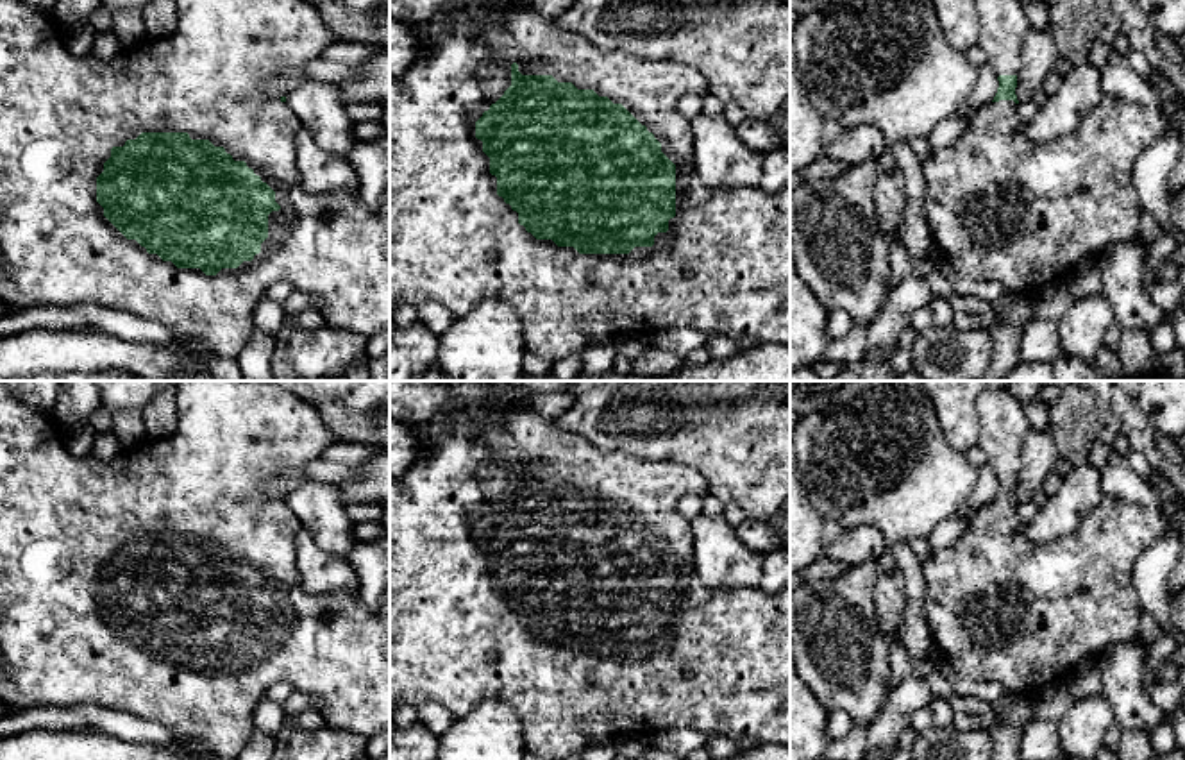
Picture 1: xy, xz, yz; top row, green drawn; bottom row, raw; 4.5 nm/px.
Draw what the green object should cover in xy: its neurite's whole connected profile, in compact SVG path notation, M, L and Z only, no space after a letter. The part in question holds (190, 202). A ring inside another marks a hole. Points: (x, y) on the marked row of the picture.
M0 0L0 250L4 263L0 265L0 302L20 309L29 306L57 306L70 308L79 304L97 304L111 309L122 309L139 318L155 320L172 329L179 338L193 340L204 345L211 354L236 358L247 343L254 329L254 309L266 290L275 283L288 283L295 290L311 293L318 299L327 325L347 329L365 338L374 336L390 325L390 191L382 198L379 209L370 209L361 197L336 195L309 195L300 182L295 166L295 134L302 129L297 114L286 104L286 97L272 97L265 93L265 82L275 73L295 70L306 63L318 59L322 52L334 43L332 34L325 29L320 14L304 0L177 0L177 29L173 34L159 39L147 39L130 48L123 48L116 57L104 59L95 52L77 57L66 48L64 32L54 20L52 13L41 13L18 0Z

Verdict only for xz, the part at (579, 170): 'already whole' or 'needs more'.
needs more

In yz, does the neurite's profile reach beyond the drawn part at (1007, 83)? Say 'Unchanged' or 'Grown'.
Grown

